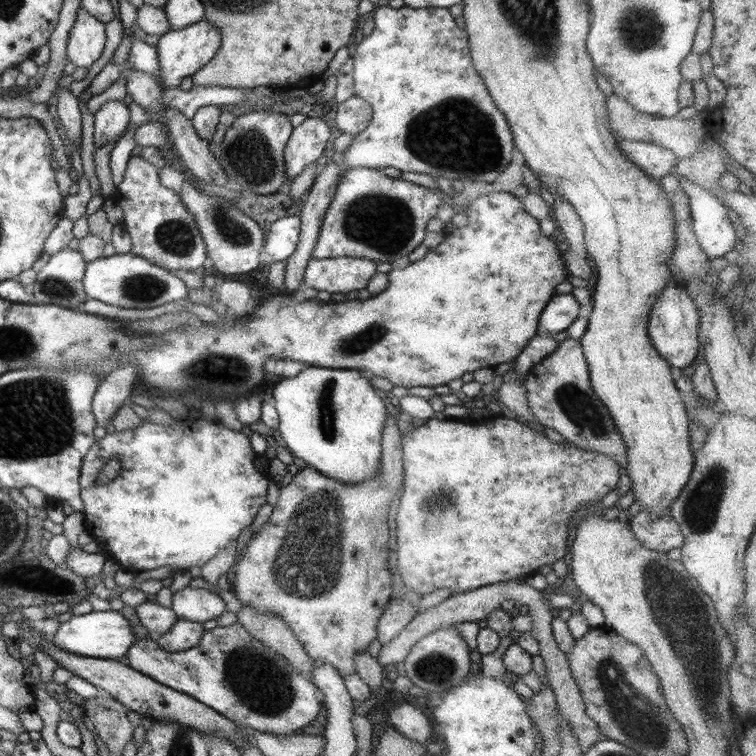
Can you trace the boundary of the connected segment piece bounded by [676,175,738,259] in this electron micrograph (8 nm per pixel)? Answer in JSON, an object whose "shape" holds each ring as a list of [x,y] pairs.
{"shape":[[[677,175],[676,180],[679,184],[678,188],[687,193],[687,205],[689,205],[689,214],[691,215],[692,231],[701,250],[708,258],[722,258],[725,253],[736,248],[738,237],[737,222],[719,201],[719,198],[711,196],[709,190],[702,189],[697,183],[693,184],[691,181],[683,179],[683,176],[679,177]]]}

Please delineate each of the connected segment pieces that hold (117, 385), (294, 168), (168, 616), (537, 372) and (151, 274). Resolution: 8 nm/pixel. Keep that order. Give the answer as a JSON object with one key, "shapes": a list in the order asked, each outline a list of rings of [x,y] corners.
{"shapes":[[[[132,363],[117,366],[98,382],[91,398],[91,413],[95,424],[110,430],[111,419],[123,405],[125,398],[129,398],[133,382],[135,382],[135,367]]],[[[308,116],[299,126],[292,128],[283,149],[283,163],[285,163],[283,183],[291,183],[305,166],[315,163],[325,148],[330,134],[327,124],[320,120],[319,116]]],[[[148,599],[134,608],[139,622],[146,628],[148,636],[156,640],[163,636],[173,624],[175,624],[175,614],[156,603],[153,599]]],[[[571,338],[558,342],[551,354],[527,370],[523,386],[529,412],[542,427],[552,428],[578,449],[610,456],[620,467],[616,494],[619,497],[624,496],[630,490],[630,481],[624,474],[627,446],[624,446],[623,438],[619,436],[607,408],[591,390],[587,363],[583,358],[580,342]]],[[[113,254],[108,258],[97,258],[86,264],[81,286],[85,298],[121,308],[155,308],[168,302],[177,302],[187,297],[187,287],[173,273],[154,266],[143,258],[124,254]]]]}

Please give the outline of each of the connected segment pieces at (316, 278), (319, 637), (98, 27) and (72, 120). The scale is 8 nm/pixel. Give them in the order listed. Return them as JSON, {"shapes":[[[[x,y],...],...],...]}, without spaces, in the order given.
{"shapes":[[[[323,258],[311,259],[303,272],[302,284],[315,289],[325,290],[330,294],[340,292],[346,294],[351,290],[361,290],[366,288],[367,281],[376,273],[376,265],[367,258]]],[[[394,408],[392,410],[392,413],[390,415],[386,416],[383,430],[382,430],[382,442],[380,444],[381,446],[381,459],[380,459],[380,466],[378,474],[373,479],[368,479],[367,481],[361,482],[361,483],[355,483],[355,484],[343,484],[336,482],[334,479],[329,479],[326,477],[323,477],[319,472],[316,472],[315,470],[312,470],[310,467],[305,466],[304,464],[299,465],[299,470],[297,474],[294,475],[293,478],[287,477],[284,481],[283,486],[280,488],[280,492],[278,495],[278,502],[274,504],[273,511],[271,512],[271,515],[269,518],[267,518],[267,523],[260,527],[260,530],[256,532],[254,535],[254,538],[252,540],[248,541],[248,544],[243,548],[243,550],[240,550],[236,555],[231,555],[230,559],[233,560],[233,566],[231,566],[231,573],[233,573],[233,595],[240,601],[240,603],[243,606],[251,606],[254,608],[254,610],[258,610],[258,612],[268,612],[268,614],[272,614],[274,617],[279,617],[279,619],[283,619],[285,623],[287,623],[287,627],[291,629],[291,633],[295,635],[295,639],[299,641],[299,645],[303,647],[303,650],[307,653],[307,656],[312,661],[325,661],[328,665],[331,665],[331,668],[335,669],[335,672],[339,673],[339,677],[343,678],[345,675],[349,675],[349,673],[355,673],[355,653],[359,653],[359,651],[365,651],[368,644],[376,638],[377,636],[377,619],[381,617],[381,614],[383,613],[383,610],[385,610],[385,606],[391,602],[391,572],[388,569],[388,526],[386,524],[387,514],[389,511],[389,505],[391,501],[393,501],[393,497],[395,496],[395,493],[397,493],[397,489],[401,488],[402,485],[402,479],[403,479],[403,470],[402,470],[402,459],[401,459],[401,434],[399,433],[399,430],[397,429],[397,425],[395,423],[395,420],[393,419],[393,411],[399,411],[398,409]]],[[[79,8],[67,39],[66,58],[75,68],[89,69],[102,54],[104,25]]],[[[57,80],[57,86],[54,89],[58,91],[55,105],[57,118],[61,122],[61,126],[65,129],[65,138],[71,142],[71,145],[77,144],[77,150],[79,150],[79,145],[81,144],[81,112],[79,112],[79,107],[77,107],[78,98],[75,98],[69,90],[59,87],[58,82],[59,80]]]]}

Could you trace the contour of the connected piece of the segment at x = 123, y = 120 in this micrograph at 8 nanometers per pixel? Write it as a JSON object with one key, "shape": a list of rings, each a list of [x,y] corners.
{"shape":[[[109,100],[93,115],[93,145],[101,147],[107,141],[122,135],[128,127],[128,109],[123,101]]]}

